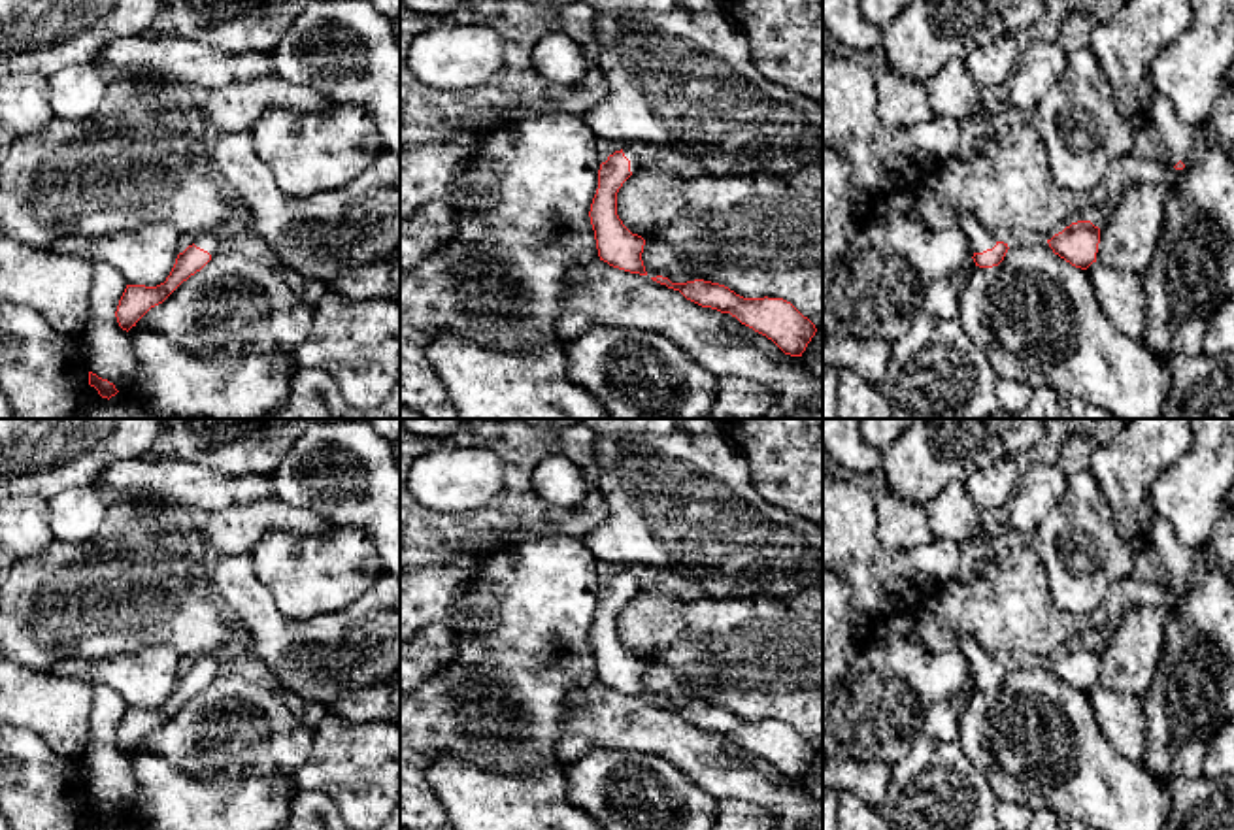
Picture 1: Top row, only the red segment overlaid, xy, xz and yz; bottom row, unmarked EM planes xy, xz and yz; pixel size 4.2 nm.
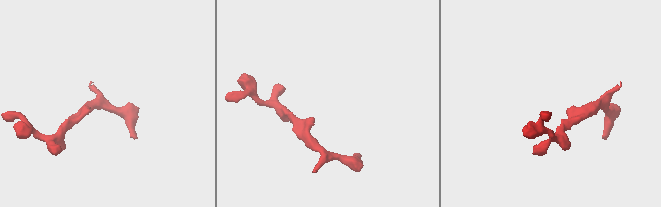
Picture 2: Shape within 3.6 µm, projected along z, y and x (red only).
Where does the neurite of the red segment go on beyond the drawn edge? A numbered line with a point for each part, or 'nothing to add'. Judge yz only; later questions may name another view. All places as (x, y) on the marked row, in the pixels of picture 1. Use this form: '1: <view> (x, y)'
1: yz (980, 238)

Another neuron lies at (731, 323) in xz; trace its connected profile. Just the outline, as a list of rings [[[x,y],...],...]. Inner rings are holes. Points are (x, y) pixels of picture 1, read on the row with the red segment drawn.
[[[723,313],[725,317],[725,326],[738,334],[743,336],[745,340],[749,340],[755,347],[762,349],[768,357],[775,357],[775,358],[791,358],[791,355],[785,355],[772,340],[768,340],[766,336],[755,332],[753,328],[742,324],[736,317],[732,317],[730,313]]]

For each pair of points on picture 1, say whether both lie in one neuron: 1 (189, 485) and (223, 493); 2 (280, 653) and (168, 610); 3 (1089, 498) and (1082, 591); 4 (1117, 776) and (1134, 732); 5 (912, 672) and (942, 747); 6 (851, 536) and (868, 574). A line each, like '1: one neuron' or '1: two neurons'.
1: one neuron
2: two neurons
3: one neuron
4: two neurons
5: two neurons
6: one neuron

